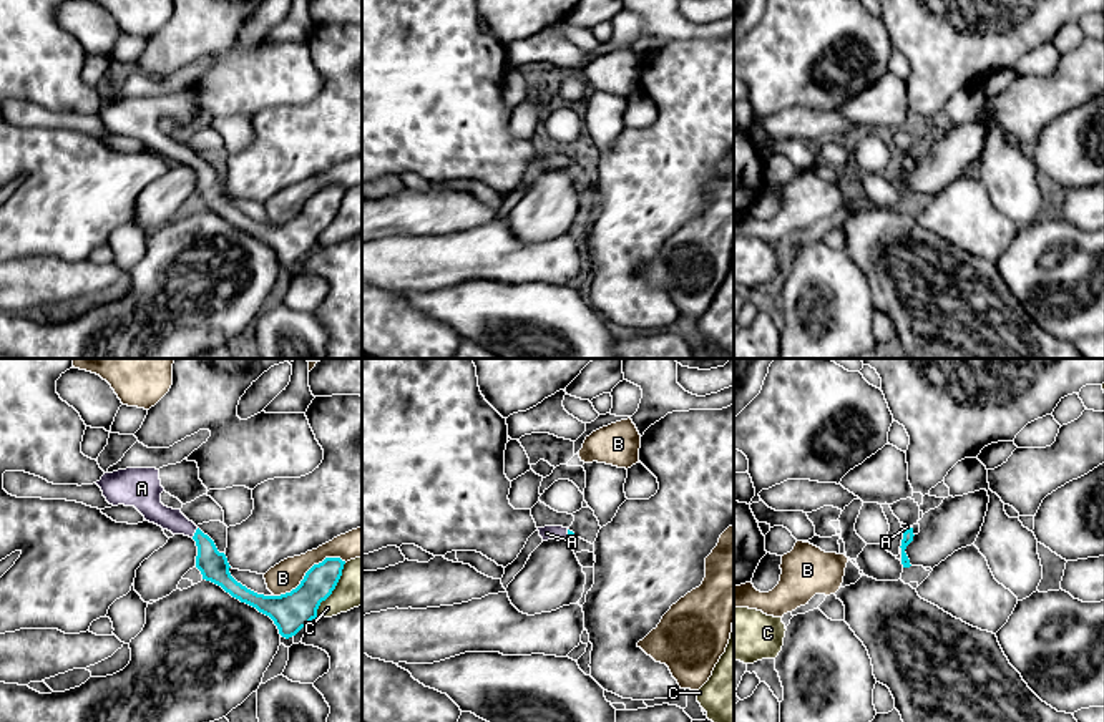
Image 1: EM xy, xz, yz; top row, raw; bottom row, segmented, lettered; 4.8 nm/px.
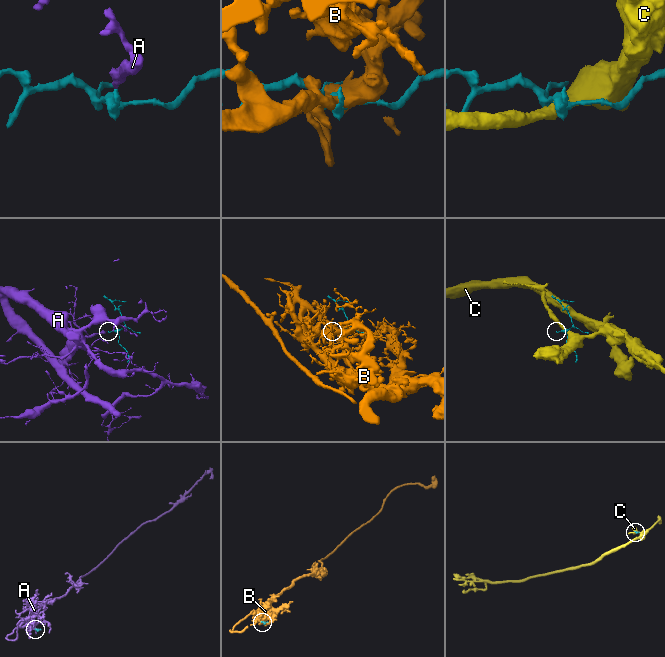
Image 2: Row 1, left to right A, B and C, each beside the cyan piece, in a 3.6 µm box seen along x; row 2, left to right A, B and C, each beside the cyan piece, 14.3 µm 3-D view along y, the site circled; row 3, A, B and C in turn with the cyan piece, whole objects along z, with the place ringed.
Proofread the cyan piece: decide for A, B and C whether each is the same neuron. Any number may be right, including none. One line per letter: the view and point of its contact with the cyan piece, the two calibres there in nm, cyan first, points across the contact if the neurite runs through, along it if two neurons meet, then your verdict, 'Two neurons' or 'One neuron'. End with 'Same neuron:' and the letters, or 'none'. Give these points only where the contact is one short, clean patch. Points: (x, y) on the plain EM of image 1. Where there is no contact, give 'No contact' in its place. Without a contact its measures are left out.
A: Touches cyan at xy (195, 161). Thickness 140 nm (cyan) against 110 nm. Path across: xy (213, 193), (205, 171), (195, 161), (151, 136). One neuron
B: Touches cyan at xy (307, 200). Thickness 190 nm (cyan) against 150 nm. Two neurons
C: Touches cyan at xy (334, 216). Thickness 190 nm (cyan) against 200 nm. Two neurons
Same neuron: A

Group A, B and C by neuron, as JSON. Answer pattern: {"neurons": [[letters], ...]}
{"neurons": [["A"], ["B"], ["C"]]}

